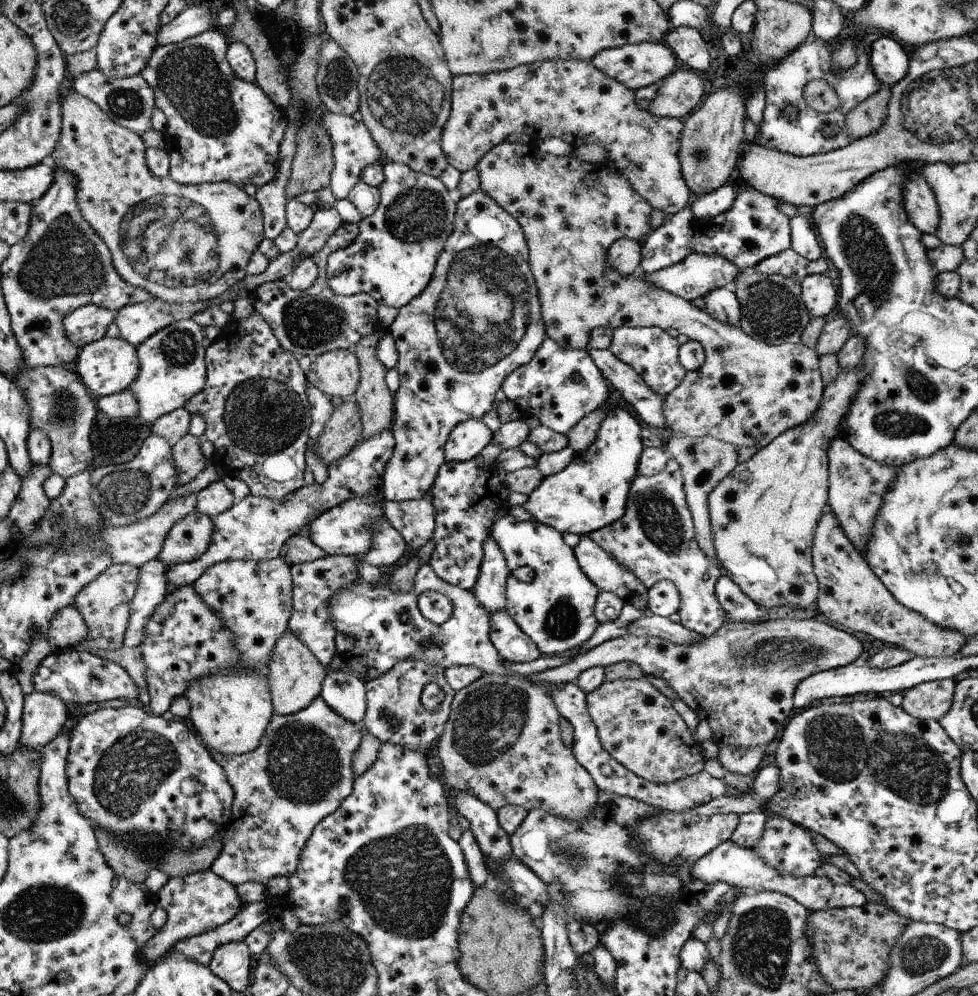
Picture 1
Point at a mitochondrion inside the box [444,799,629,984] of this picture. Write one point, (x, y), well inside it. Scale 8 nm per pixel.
(570, 853)

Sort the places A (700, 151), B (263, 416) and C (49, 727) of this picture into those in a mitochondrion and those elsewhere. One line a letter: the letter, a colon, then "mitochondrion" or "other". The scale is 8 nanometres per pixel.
A: mitochondrion
B: mitochondrion
C: other

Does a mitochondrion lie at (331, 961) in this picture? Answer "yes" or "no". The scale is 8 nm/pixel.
yes

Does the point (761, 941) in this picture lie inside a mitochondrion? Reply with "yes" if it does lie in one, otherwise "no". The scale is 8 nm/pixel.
yes

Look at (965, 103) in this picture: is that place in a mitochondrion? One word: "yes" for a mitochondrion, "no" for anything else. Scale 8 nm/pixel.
yes

